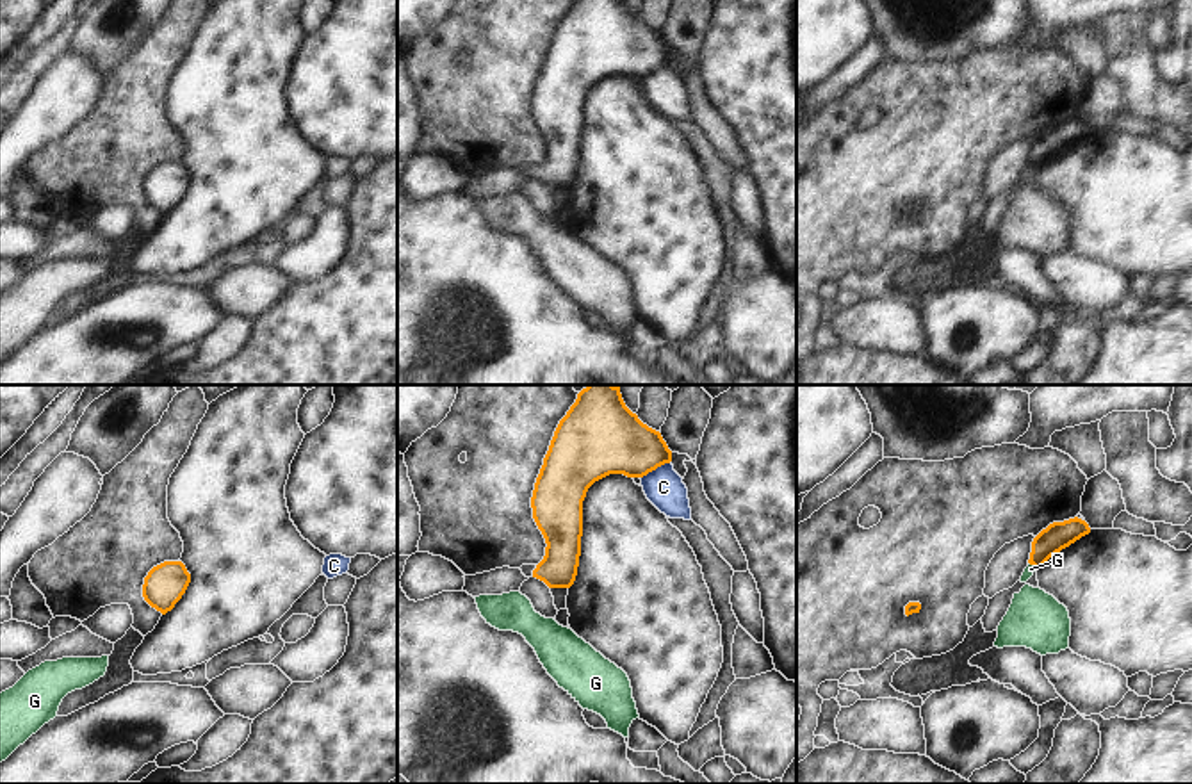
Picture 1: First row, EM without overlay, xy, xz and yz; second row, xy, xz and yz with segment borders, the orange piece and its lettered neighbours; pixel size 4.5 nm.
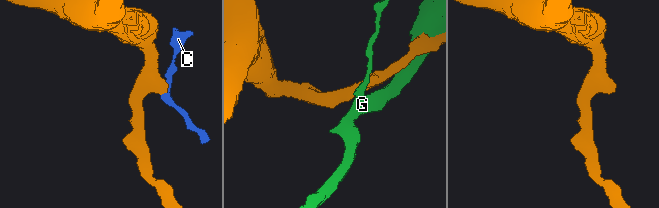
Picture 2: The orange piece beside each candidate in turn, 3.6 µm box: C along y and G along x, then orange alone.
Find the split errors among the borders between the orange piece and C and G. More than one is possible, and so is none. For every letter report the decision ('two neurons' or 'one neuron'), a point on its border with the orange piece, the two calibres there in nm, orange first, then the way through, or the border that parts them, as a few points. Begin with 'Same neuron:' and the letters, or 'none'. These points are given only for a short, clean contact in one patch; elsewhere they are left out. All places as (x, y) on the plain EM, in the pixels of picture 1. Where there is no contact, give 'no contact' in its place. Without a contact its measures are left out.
Same neuron: none
C: two neurons; meets orange in xz at (654, 70); 320 nm thick on the orange side, 180 nm on the other; border along xz (670, 61), (640, 79)
G: two neurons; meets orange in yz at (1032, 164); 130 nm thick on the orange side, 50 nm on the other

